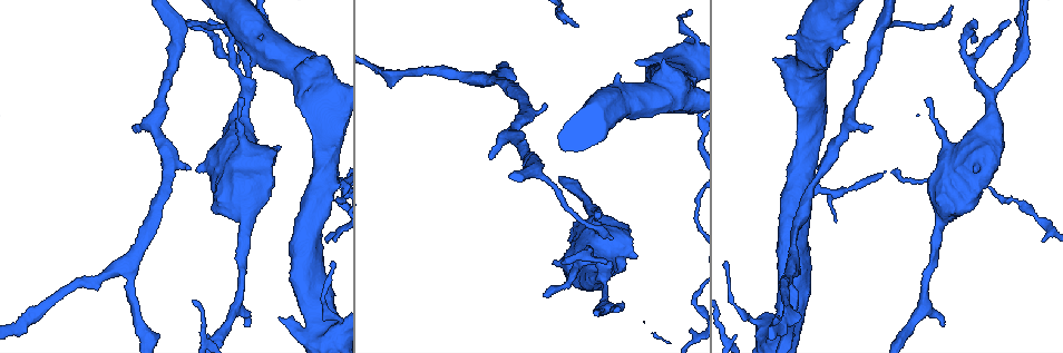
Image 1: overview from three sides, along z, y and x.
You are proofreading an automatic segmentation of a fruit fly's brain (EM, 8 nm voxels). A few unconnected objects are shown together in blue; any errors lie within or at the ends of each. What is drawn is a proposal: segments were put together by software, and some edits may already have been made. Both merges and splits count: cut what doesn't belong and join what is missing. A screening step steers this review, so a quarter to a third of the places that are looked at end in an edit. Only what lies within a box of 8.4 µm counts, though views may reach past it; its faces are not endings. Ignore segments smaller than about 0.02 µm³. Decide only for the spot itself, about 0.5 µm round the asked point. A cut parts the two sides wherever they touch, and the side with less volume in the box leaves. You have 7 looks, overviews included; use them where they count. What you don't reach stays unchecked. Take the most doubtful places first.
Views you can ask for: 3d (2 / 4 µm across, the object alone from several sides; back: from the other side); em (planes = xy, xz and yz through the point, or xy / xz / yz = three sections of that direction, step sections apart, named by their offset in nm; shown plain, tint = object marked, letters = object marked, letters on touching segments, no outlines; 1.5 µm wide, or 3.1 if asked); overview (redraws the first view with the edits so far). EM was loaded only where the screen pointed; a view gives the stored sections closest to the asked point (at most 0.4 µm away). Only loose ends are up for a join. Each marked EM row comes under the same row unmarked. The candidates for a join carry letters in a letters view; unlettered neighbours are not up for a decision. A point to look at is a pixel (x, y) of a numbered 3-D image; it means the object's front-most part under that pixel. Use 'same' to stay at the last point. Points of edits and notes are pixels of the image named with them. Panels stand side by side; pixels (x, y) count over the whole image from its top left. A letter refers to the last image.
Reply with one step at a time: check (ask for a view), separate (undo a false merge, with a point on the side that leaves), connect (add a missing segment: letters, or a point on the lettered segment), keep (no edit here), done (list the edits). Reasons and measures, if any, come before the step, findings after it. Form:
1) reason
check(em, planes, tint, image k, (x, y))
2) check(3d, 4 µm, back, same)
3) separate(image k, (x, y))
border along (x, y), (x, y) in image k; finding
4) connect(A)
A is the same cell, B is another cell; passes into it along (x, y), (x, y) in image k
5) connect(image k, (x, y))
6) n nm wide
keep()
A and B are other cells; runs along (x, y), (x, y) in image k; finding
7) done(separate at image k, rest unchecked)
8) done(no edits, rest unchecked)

two arms in line, one across
check(em, planes, letters, image 1, (333, 182))

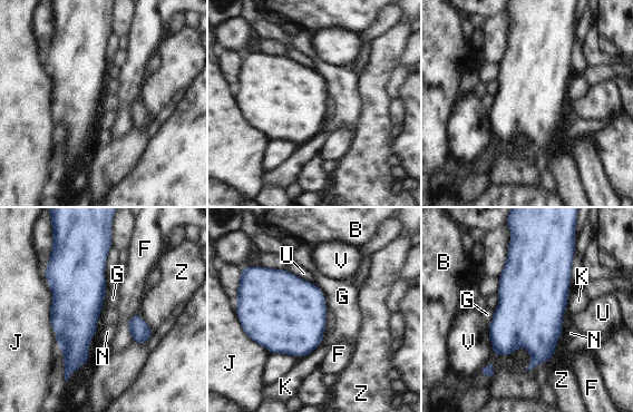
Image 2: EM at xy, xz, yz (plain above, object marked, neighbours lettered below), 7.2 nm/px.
keep()
B, F, G, J, K, N, U, V and Z are other cells; border along (494, 311), (494, 316), (488, 325) in image 2; one neuron here

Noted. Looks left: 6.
branch stops here
check(em, planes, letters, image 1, (545, 106))

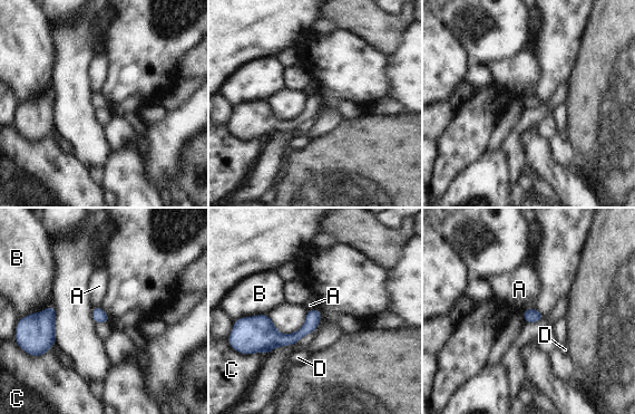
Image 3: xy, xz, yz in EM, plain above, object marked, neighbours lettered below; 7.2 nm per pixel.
100 nm wide; B touches over 240 nm
keep()
A, B, C and D are other cells; none of them fits

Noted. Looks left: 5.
branch stops here
check(em, yz, step 4, letters, image 1, (575, 286))

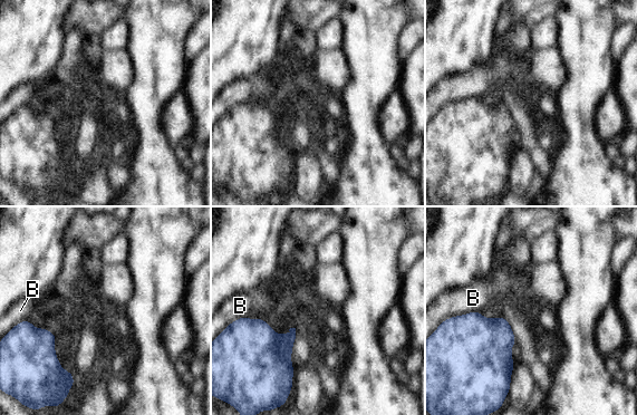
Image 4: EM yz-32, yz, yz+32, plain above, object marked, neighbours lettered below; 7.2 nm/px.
check(em, planes, letters, same)

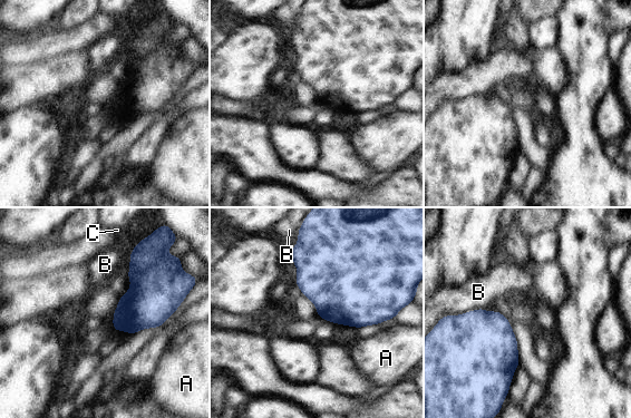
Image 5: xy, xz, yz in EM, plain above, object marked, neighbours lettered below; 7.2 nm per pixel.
keep()
A, B and C are other cells; border along (485, 308), (478, 308), (455, 316) in image 5; none of them fits

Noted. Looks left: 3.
done(no edits, rest unchecked)

